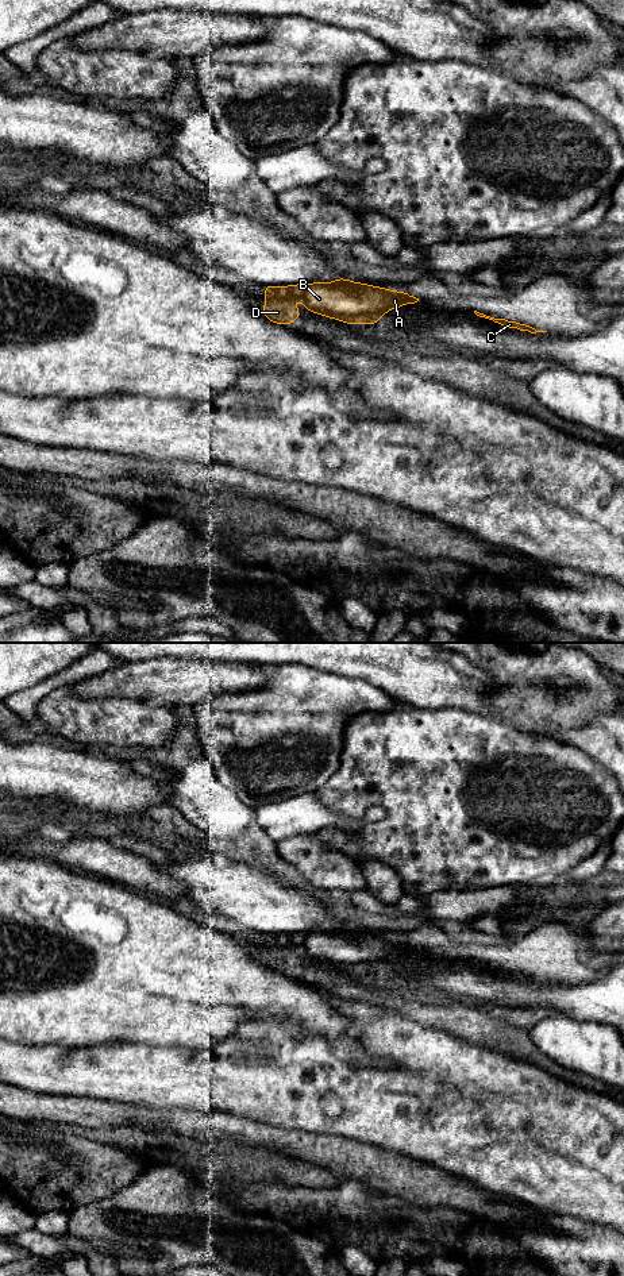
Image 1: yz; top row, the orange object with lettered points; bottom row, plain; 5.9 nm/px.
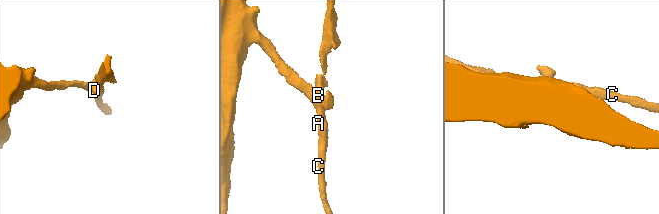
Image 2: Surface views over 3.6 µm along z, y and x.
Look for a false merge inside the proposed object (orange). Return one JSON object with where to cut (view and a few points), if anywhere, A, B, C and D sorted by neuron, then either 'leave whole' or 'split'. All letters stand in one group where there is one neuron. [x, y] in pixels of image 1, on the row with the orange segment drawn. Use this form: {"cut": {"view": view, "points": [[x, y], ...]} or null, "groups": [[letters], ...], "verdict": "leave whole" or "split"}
{"cut": {"view": "yz", "points": [[308, 285], [303, 299]]}, "groups": [["A", "B", "C"], ["D"]], "verdict": "split"}

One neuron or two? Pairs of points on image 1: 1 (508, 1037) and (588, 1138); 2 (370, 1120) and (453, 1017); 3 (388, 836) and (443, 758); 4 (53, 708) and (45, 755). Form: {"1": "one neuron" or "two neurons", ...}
{"1": "two neurons", "2": "two neurons", "3": "one neuron", "4": "two neurons"}

